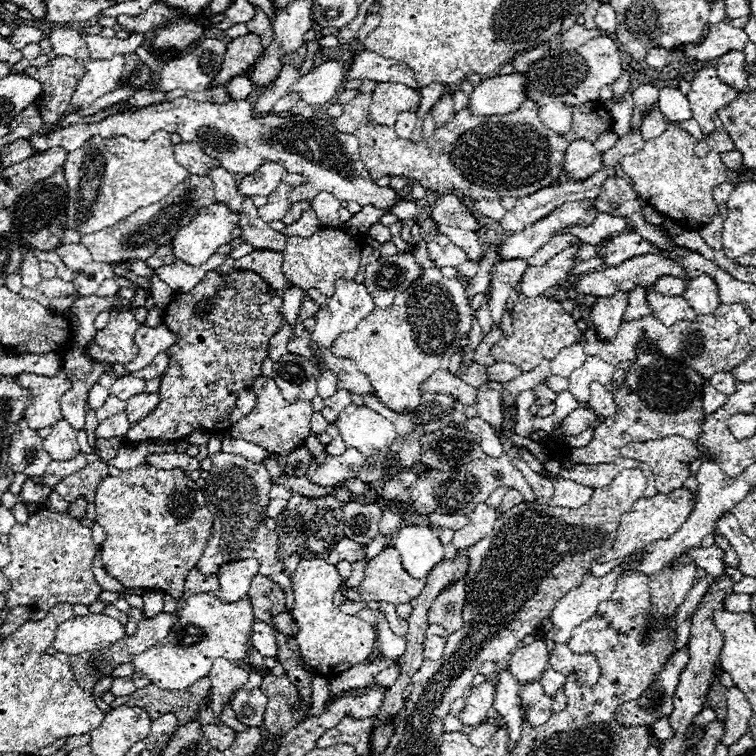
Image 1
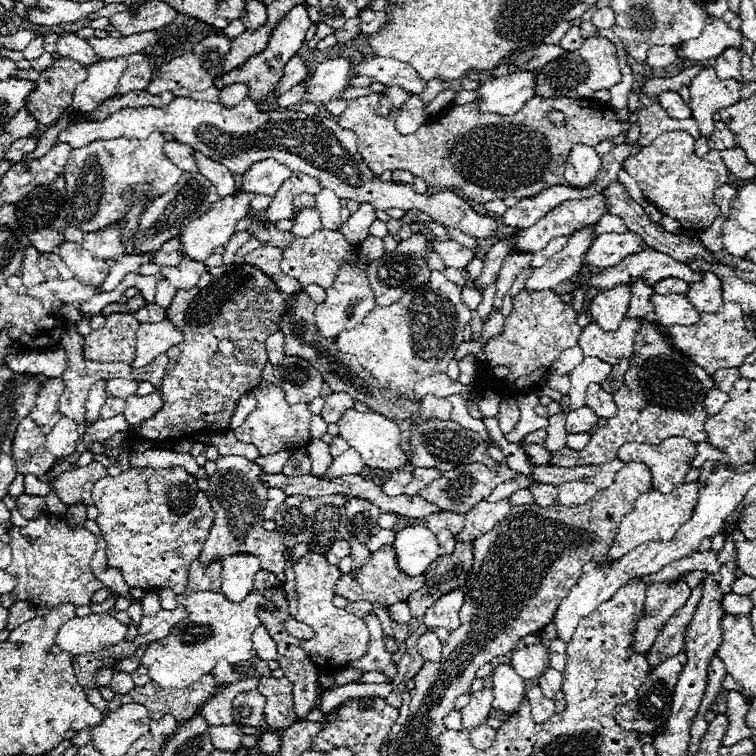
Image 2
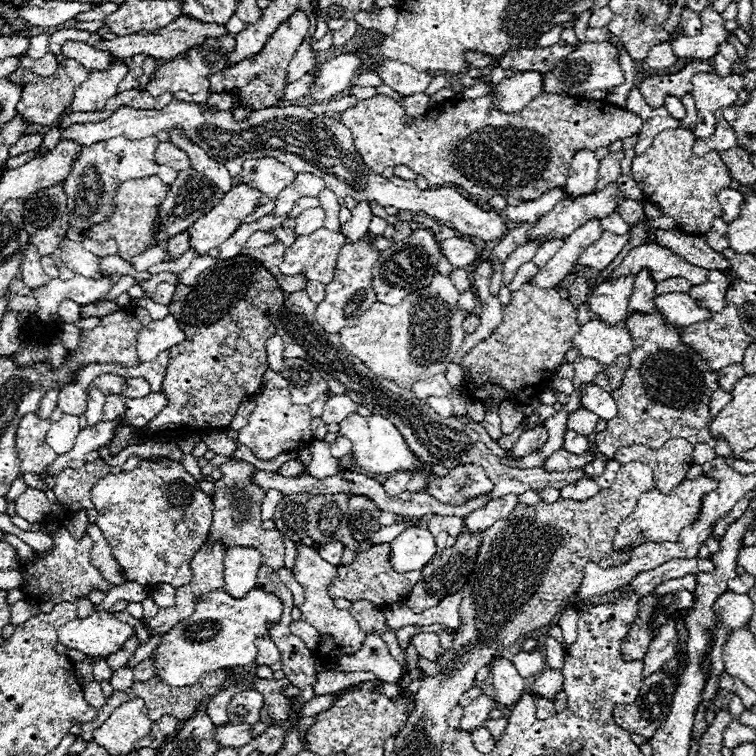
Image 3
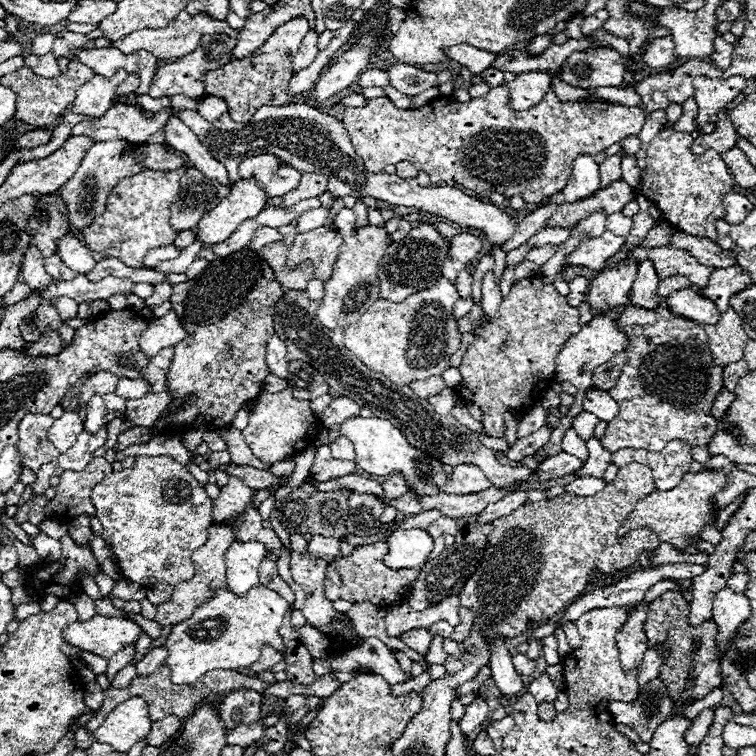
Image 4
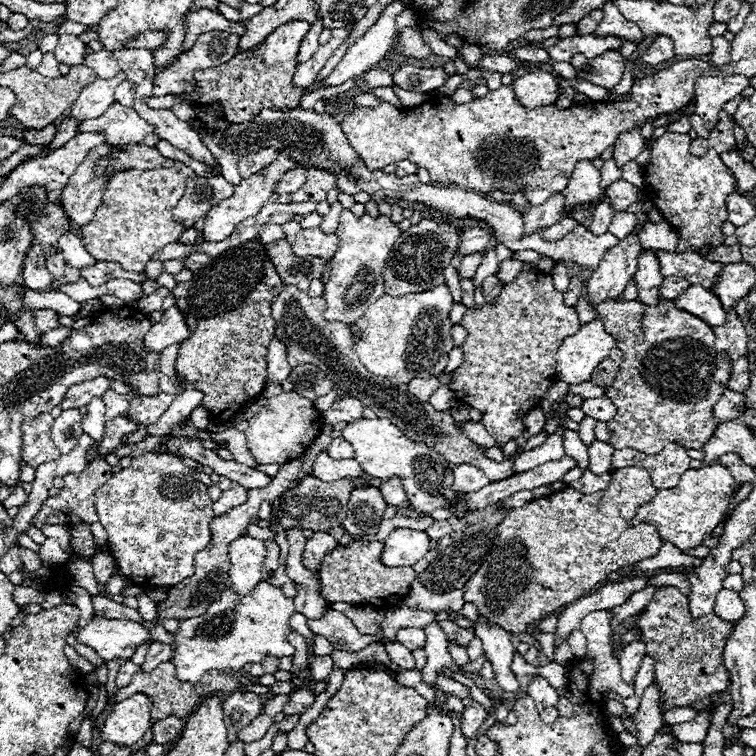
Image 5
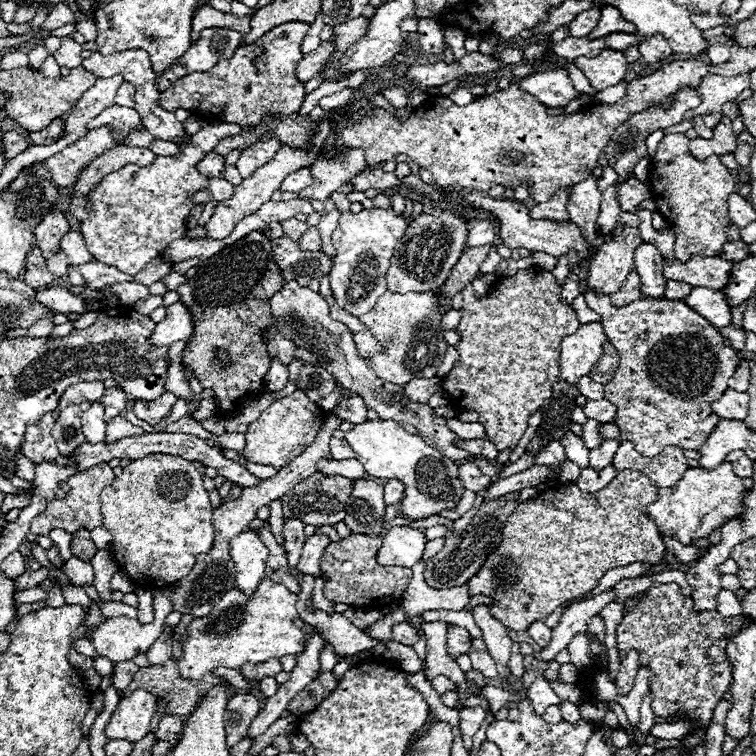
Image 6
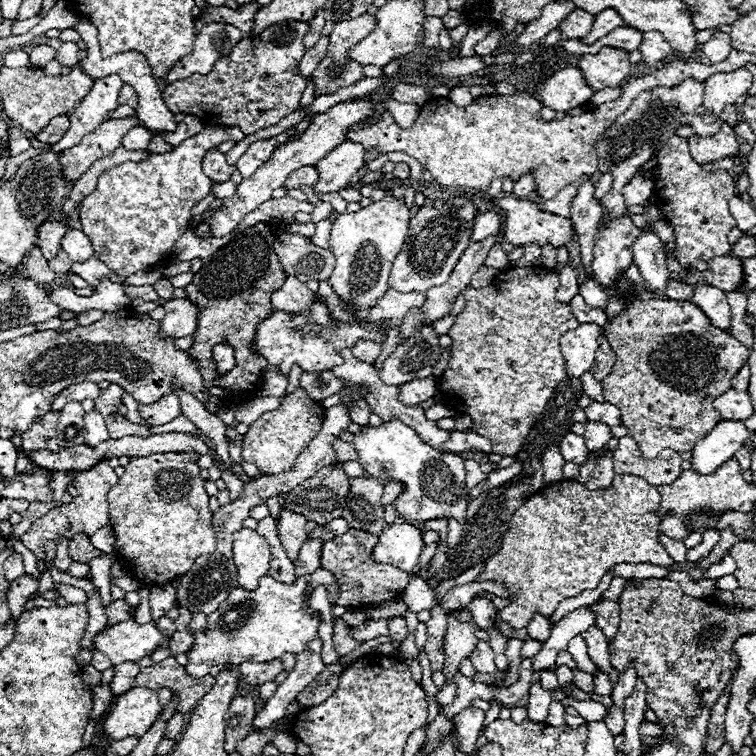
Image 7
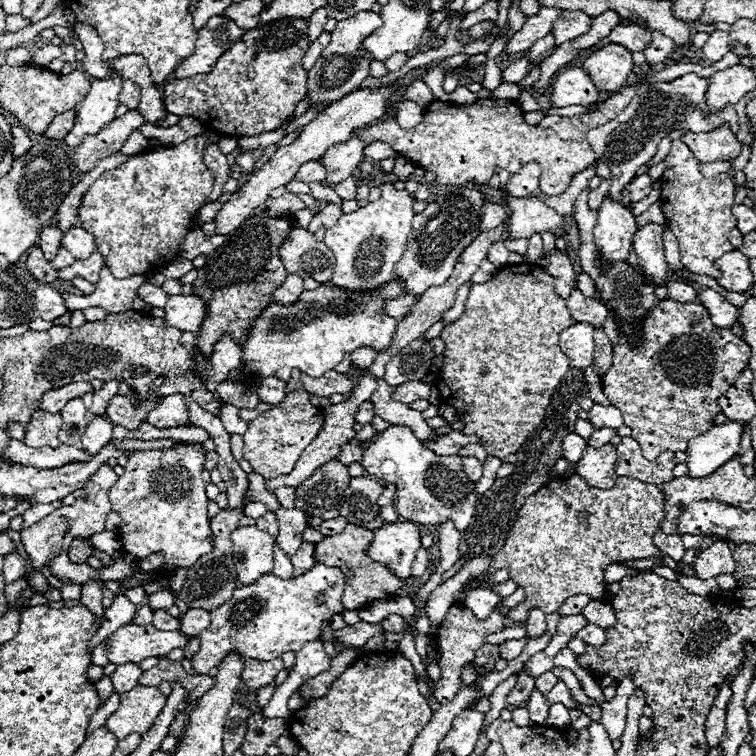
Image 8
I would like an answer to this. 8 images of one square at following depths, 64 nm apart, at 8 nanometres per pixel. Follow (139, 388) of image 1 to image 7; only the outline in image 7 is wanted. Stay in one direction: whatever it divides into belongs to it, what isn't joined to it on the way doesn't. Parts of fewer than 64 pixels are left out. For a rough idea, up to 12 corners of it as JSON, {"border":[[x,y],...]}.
{"border":[[94,382],[72,384],[56,396],[52,410],[60,412],[68,402],[96,400],[100,386]]}

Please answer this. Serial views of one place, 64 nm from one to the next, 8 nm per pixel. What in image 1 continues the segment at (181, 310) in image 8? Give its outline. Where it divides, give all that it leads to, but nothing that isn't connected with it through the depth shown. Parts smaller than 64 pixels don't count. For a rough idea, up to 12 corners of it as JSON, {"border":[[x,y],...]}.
{"border":[[164,324],[140,326],[134,342],[138,354],[124,368],[132,374],[142,370],[174,342]]}

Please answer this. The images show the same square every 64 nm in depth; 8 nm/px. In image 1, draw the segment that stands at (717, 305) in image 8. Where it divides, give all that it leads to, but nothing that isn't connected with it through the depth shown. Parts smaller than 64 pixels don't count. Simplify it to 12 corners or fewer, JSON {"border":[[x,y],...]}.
{"border":[[648,292],[652,316],[664,326],[696,320],[682,296]]}

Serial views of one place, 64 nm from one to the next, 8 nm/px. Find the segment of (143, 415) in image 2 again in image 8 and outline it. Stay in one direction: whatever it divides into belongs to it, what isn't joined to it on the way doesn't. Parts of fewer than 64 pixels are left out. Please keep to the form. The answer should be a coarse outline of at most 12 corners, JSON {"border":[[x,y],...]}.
{"border":[[182,394],[160,398],[148,424],[168,428],[188,424]]}

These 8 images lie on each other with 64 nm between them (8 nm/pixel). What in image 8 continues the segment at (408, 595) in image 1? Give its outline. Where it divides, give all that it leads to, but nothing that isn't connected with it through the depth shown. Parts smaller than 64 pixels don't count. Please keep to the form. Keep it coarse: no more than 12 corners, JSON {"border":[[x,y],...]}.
{"border":[[348,524],[316,542],[316,562],[348,566],[342,606],[388,600],[406,580],[366,554],[374,532]]}

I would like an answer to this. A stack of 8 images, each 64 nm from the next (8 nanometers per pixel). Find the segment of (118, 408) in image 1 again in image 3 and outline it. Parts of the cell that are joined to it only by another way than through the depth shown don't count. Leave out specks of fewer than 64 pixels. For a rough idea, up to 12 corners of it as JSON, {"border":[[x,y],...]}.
{"border":[[106,396],[104,420],[124,416],[124,396]]}

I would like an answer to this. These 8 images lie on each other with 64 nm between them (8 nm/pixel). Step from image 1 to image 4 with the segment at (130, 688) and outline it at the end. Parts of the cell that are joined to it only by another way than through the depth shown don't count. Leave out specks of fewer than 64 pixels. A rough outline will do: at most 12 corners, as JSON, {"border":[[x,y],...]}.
{"border":[[134,664],[114,676],[112,686],[124,688],[136,676]]}

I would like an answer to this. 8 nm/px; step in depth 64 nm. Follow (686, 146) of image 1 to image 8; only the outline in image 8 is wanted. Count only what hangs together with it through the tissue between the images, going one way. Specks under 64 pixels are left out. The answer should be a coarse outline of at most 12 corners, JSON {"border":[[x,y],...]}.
{"border":[[672,140],[660,204],[682,266],[720,278],[734,250],[730,174],[702,176]]}

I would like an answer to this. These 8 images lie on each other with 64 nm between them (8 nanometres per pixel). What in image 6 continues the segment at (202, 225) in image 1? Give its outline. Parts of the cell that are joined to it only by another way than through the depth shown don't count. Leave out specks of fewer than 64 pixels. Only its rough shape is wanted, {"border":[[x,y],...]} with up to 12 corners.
{"border":[[280,146],[234,196],[216,204],[208,238],[230,236],[260,210],[288,174],[314,164],[316,152]]}

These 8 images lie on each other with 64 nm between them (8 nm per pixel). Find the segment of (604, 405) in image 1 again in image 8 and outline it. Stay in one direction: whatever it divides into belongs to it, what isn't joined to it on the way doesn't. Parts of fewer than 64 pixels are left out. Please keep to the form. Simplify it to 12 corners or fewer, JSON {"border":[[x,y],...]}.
{"border":[[594,404],[588,422],[596,428],[620,428],[616,406]]}

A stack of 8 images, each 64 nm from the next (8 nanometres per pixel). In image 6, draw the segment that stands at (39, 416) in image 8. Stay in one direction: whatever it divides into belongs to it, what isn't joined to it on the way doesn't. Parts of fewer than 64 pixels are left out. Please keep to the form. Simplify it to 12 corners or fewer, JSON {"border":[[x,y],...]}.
{"border":[[48,412],[24,432],[22,454],[40,464],[58,458]]}

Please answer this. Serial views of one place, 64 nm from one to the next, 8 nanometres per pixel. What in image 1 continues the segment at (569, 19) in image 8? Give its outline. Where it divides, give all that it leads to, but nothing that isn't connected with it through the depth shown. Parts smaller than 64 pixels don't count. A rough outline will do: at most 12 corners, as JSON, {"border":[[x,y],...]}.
{"border":[[602,4],[596,26],[606,32],[616,30],[616,14],[610,4]]}

